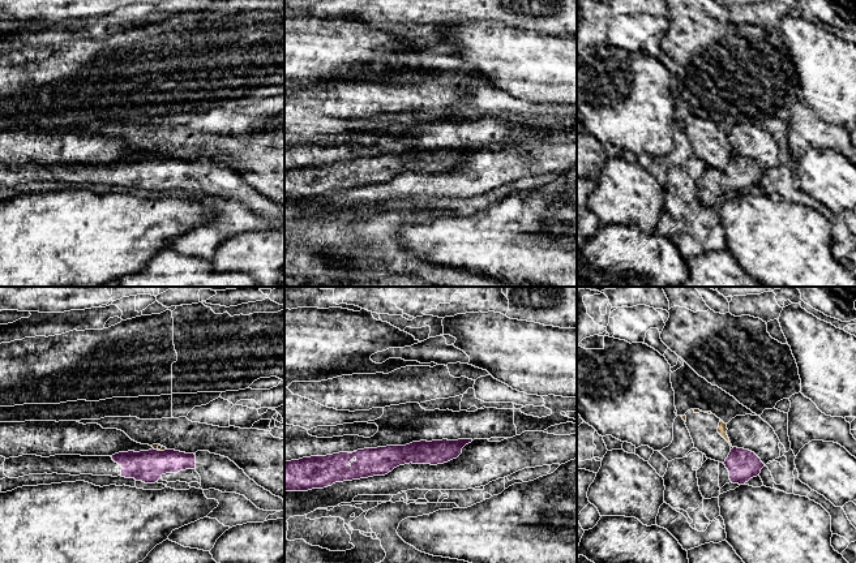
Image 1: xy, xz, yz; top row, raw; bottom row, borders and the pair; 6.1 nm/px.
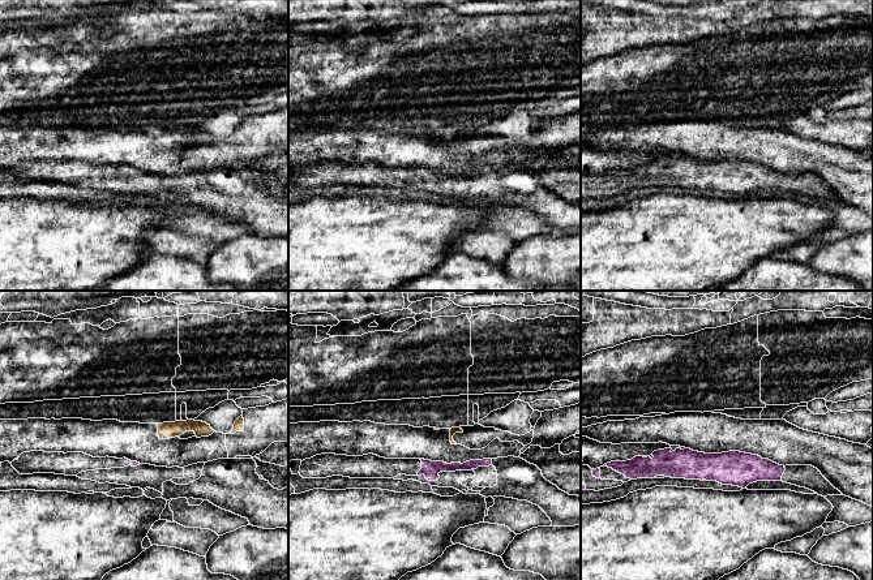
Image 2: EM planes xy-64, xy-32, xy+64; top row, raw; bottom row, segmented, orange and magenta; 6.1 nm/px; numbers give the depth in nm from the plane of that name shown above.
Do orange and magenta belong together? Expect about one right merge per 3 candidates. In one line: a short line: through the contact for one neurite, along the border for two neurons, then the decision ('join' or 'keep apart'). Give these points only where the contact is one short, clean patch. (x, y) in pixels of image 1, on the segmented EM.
line xy (153, 447), (166, 450); keep apart

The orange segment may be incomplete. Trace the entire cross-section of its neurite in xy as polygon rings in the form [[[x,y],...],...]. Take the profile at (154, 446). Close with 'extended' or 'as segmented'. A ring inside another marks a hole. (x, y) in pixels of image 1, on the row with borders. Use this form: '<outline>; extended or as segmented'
[[[77,421],[0,422],[0,456],[37,455],[112,456],[128,451],[164,451],[160,444],[141,444],[124,431]]]; extended

